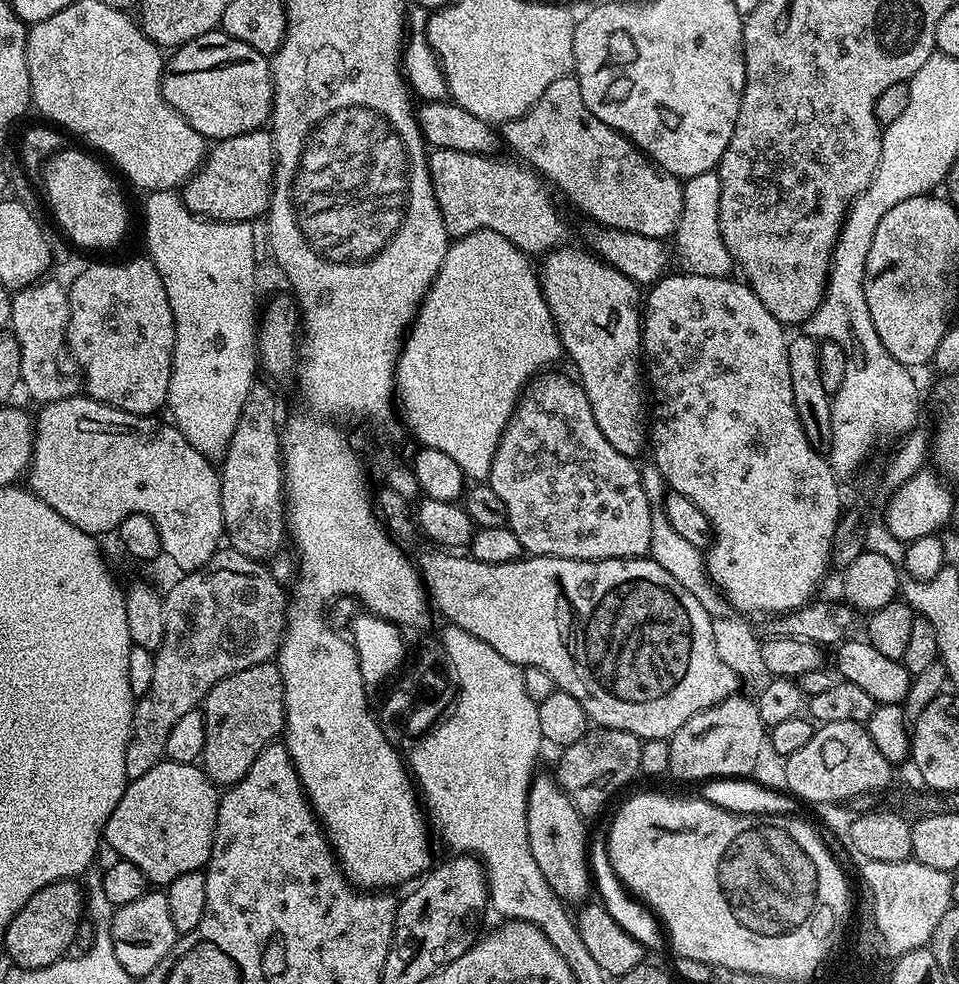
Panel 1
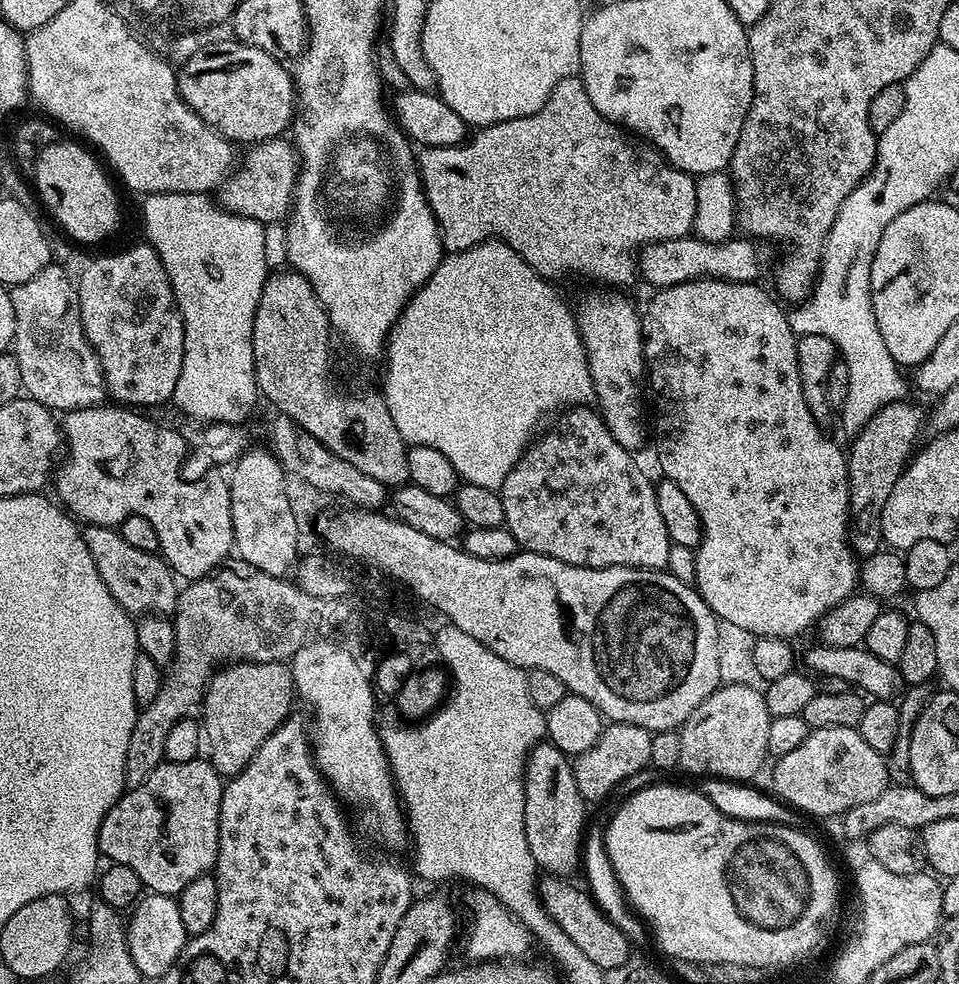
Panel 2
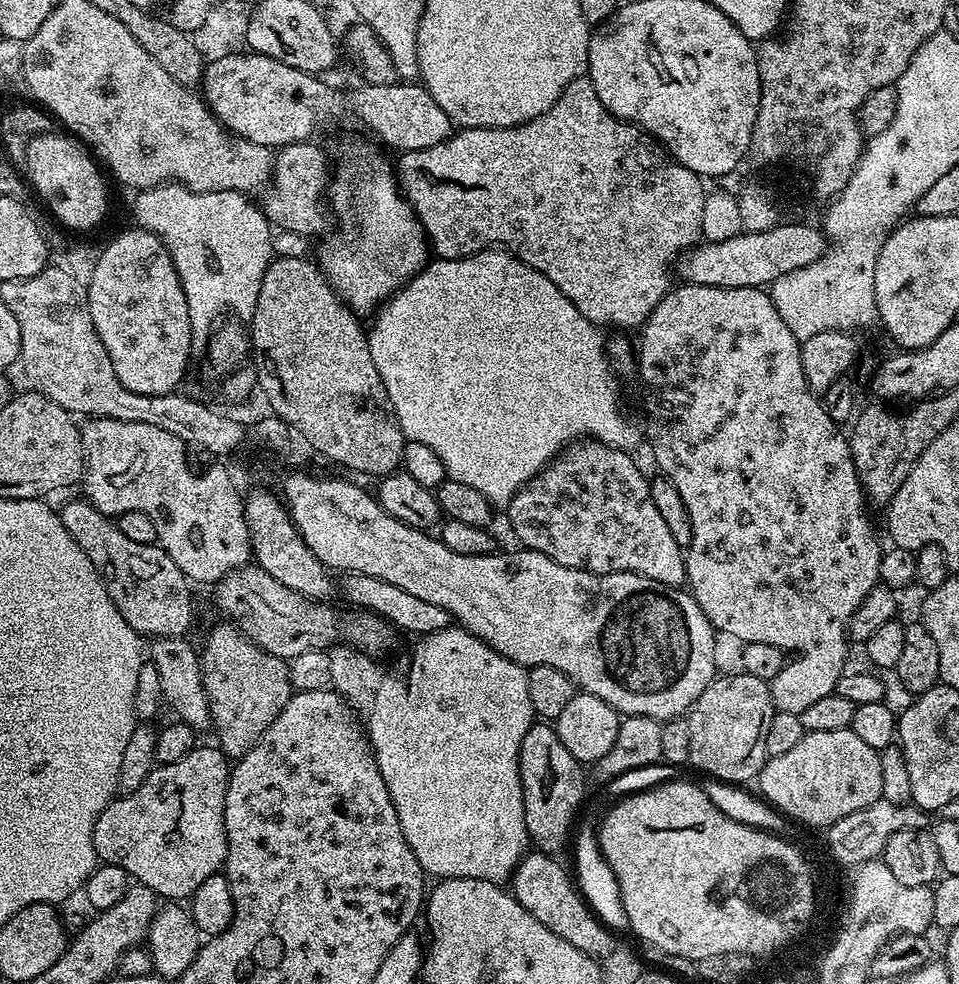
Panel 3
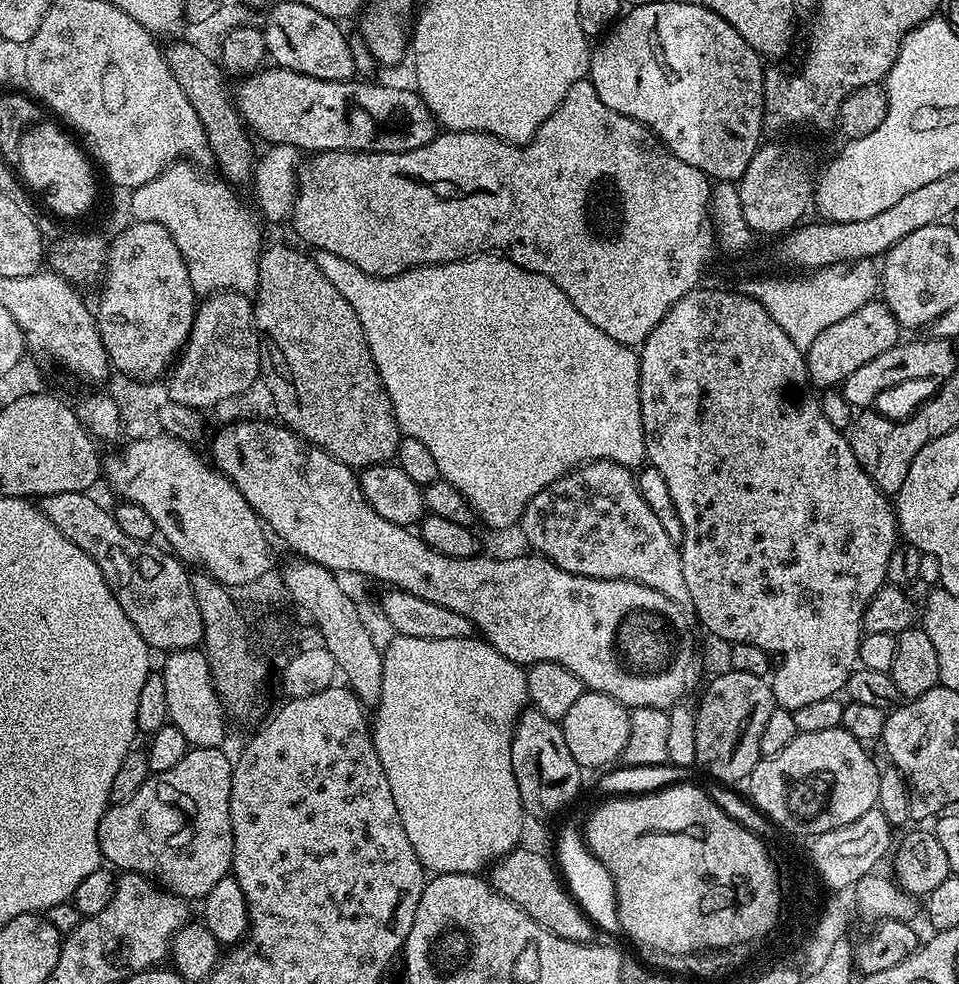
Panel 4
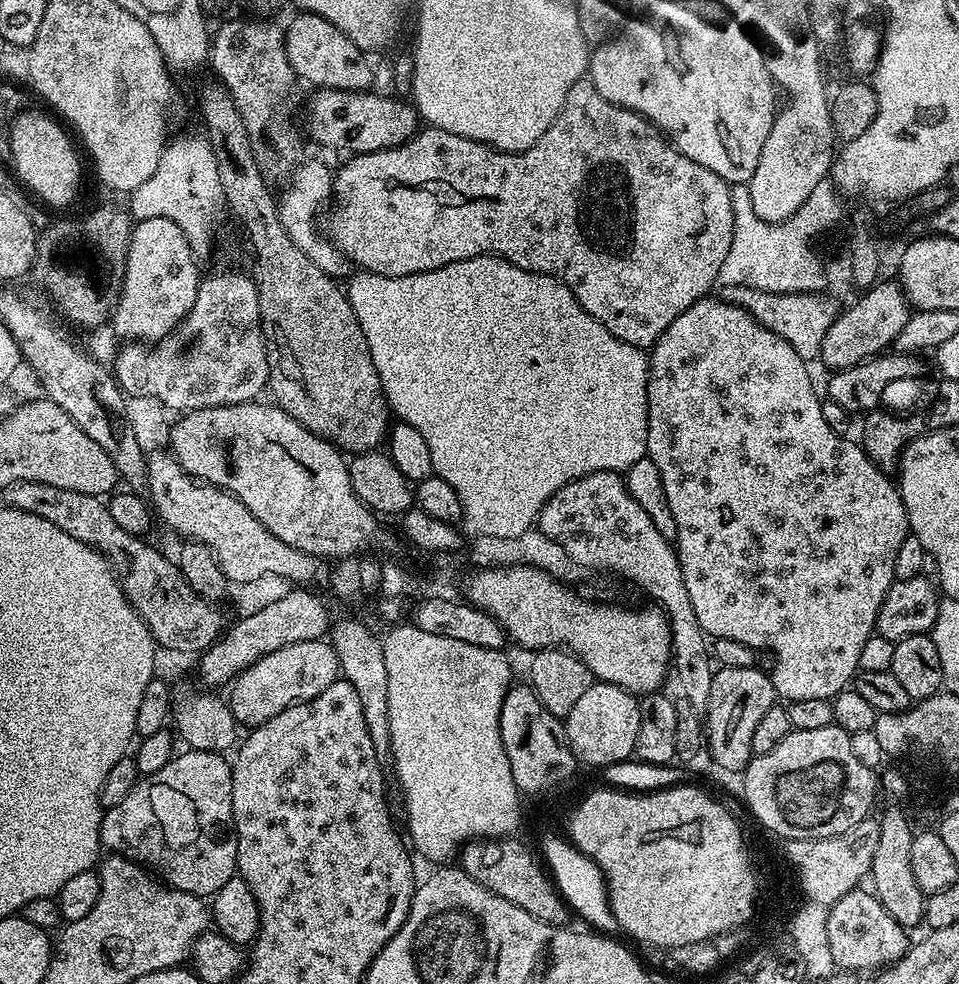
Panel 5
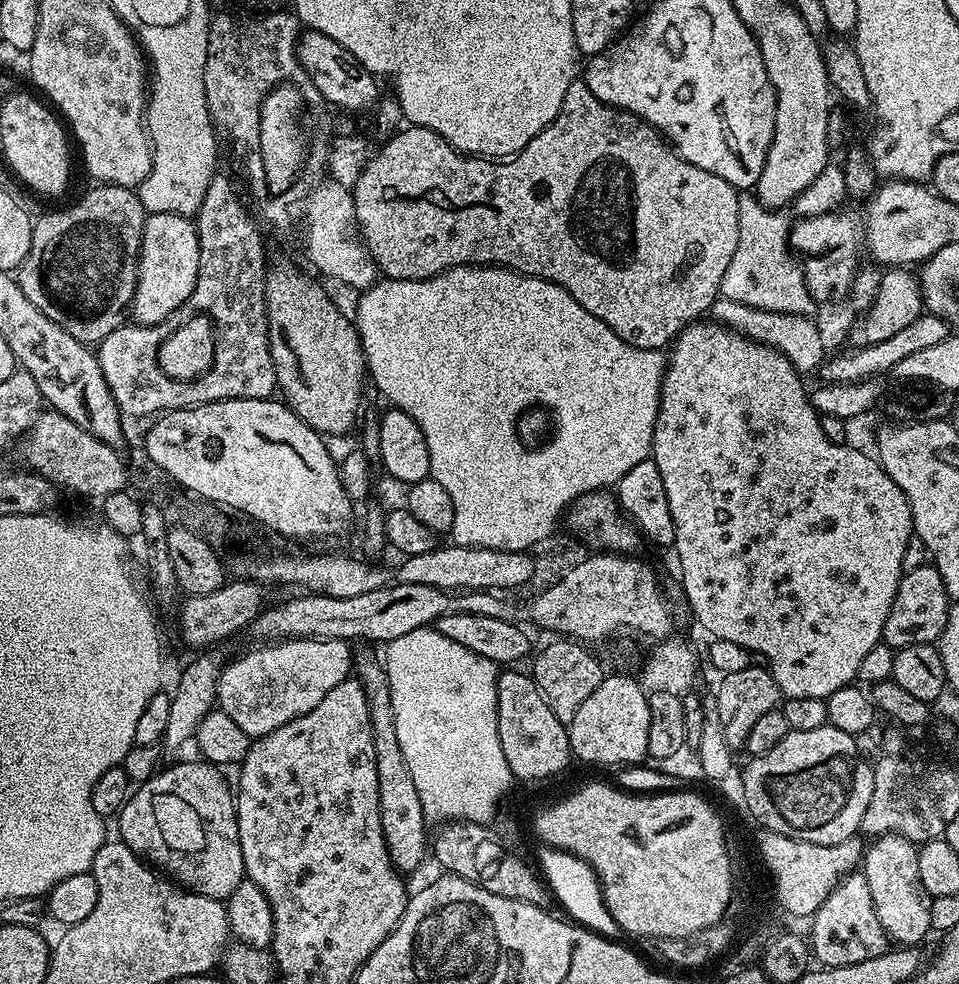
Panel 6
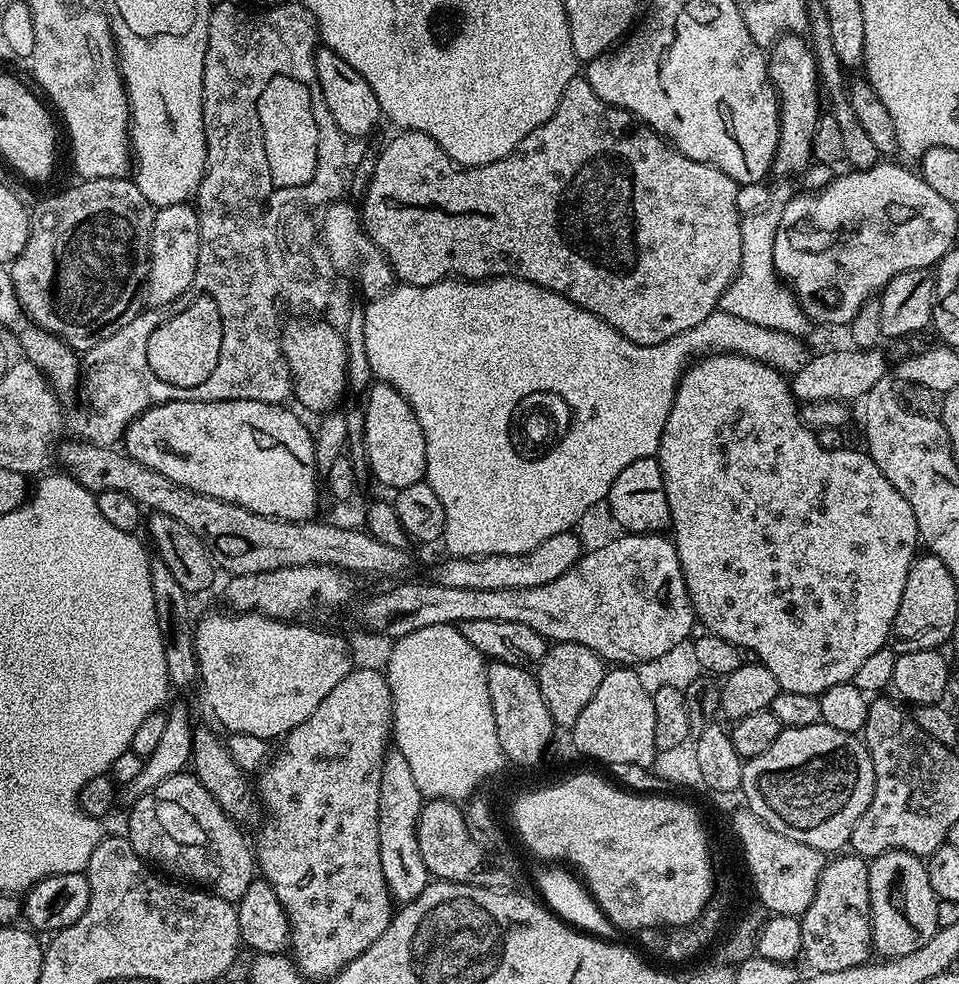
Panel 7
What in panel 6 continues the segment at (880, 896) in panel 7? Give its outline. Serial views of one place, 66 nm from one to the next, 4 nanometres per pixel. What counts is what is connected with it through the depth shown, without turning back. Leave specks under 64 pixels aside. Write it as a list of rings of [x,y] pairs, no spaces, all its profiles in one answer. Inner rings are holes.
[[[891,832],[875,837],[867,845],[862,861],[862,874],[868,883],[866,894],[872,899],[880,931],[889,941],[896,940],[892,942],[900,946],[919,945],[920,939],[932,932],[932,897],[928,895],[926,886],[922,886],[922,878],[918,874],[919,853],[917,845]]]

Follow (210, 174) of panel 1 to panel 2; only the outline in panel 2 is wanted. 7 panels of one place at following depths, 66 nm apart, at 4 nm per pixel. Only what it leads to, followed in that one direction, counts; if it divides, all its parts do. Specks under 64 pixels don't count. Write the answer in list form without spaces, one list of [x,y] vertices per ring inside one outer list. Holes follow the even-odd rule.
[[[288,138],[261,140],[251,145],[242,159],[224,178],[218,189],[219,207],[239,216],[254,218],[258,223],[271,226],[287,217],[296,190],[298,157],[293,141]]]

